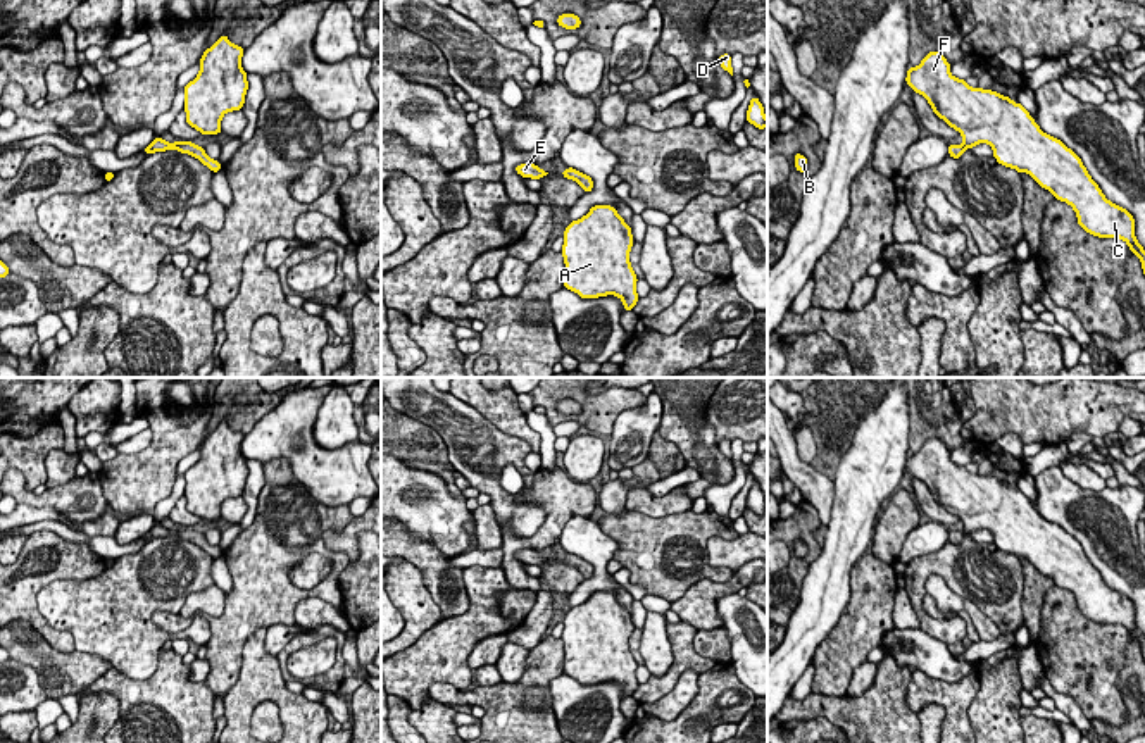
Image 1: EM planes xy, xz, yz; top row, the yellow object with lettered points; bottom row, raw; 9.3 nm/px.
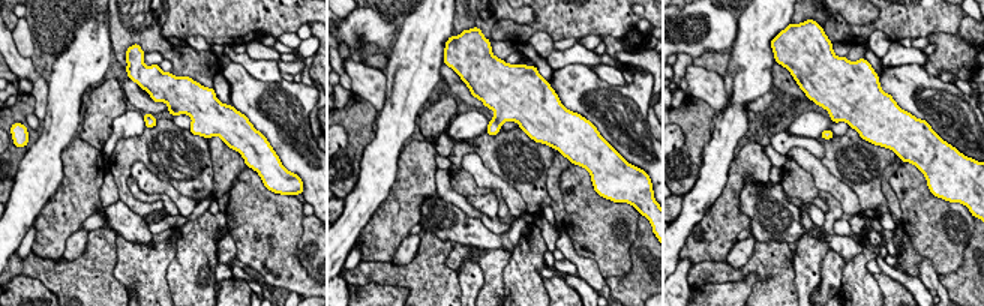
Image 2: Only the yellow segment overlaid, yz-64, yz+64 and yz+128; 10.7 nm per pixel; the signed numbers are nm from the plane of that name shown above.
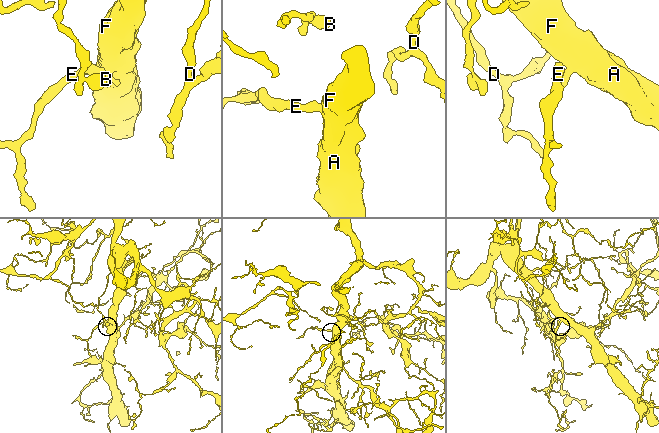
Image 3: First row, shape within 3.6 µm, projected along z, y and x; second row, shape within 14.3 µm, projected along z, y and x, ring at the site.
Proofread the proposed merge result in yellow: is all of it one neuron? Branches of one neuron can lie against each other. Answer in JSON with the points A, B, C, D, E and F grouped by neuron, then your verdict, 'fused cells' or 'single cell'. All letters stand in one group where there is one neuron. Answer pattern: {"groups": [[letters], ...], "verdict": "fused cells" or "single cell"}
{"groups": [["A", "B", "C", "D", "E", "F"]], "verdict": "single cell"}

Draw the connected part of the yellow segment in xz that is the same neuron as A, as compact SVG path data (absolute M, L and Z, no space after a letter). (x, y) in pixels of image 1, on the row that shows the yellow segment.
M593 205L564 231L564 288L581 298L616 295L624 312L638 302L636 274L629 264L631 228L610 205Z

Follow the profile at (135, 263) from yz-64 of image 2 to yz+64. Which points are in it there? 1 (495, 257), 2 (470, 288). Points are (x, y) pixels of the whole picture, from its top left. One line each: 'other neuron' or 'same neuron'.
1: same neuron
2: other neuron

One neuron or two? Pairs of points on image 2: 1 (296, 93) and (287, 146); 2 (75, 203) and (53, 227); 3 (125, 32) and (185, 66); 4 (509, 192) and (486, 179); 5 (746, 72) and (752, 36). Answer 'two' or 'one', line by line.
1: one
2: one
3: one
4: one
5: one

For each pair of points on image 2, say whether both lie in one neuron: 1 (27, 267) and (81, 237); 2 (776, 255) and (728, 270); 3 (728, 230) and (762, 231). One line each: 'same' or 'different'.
1: different
2: same
3: different

